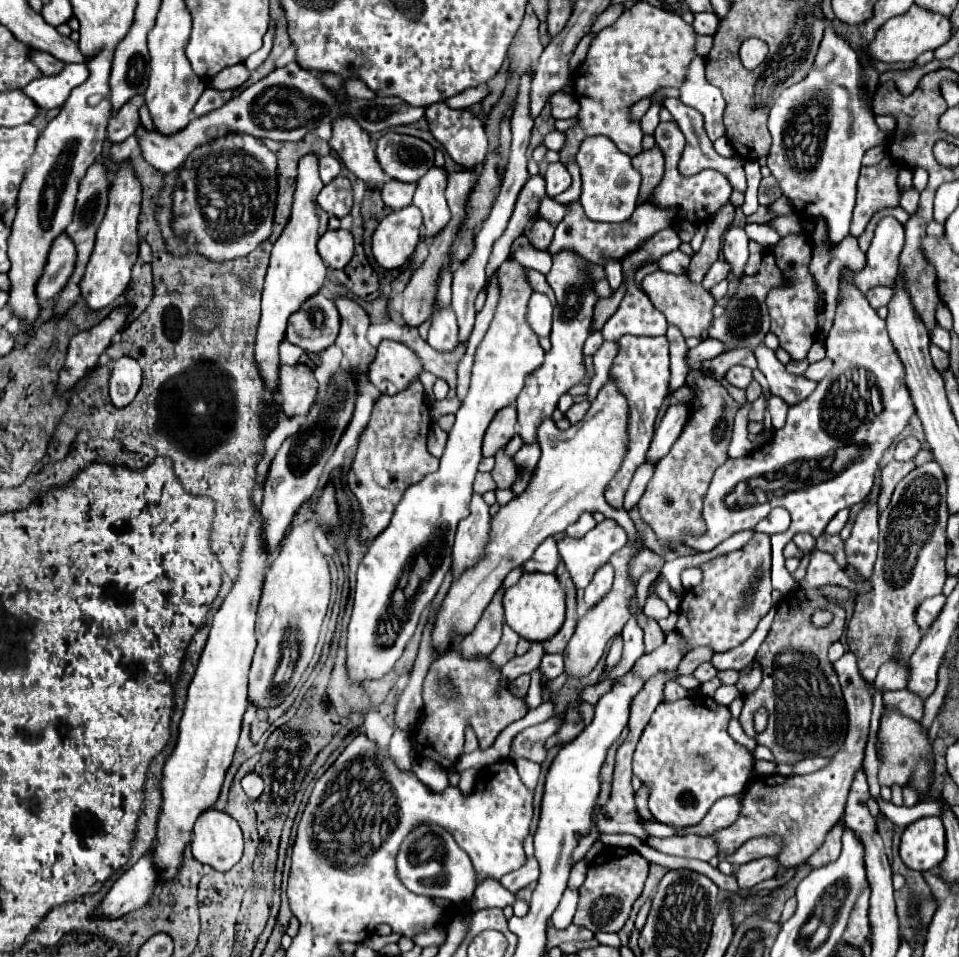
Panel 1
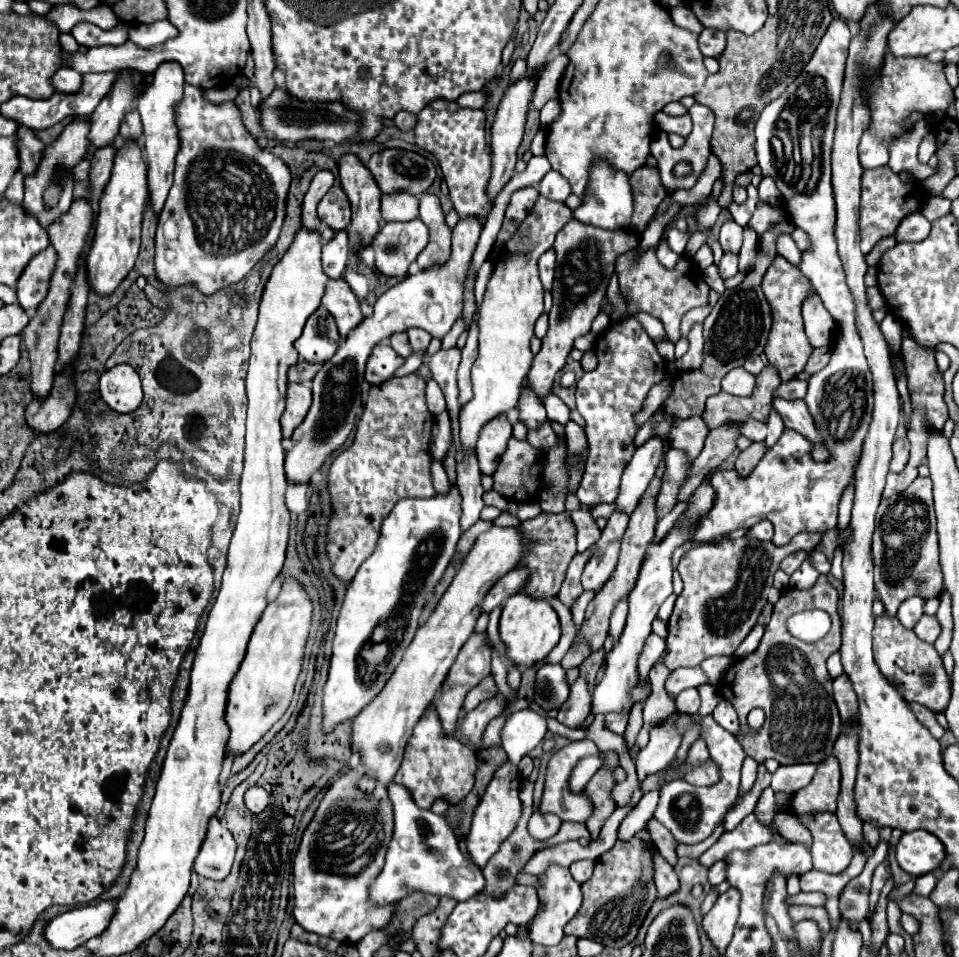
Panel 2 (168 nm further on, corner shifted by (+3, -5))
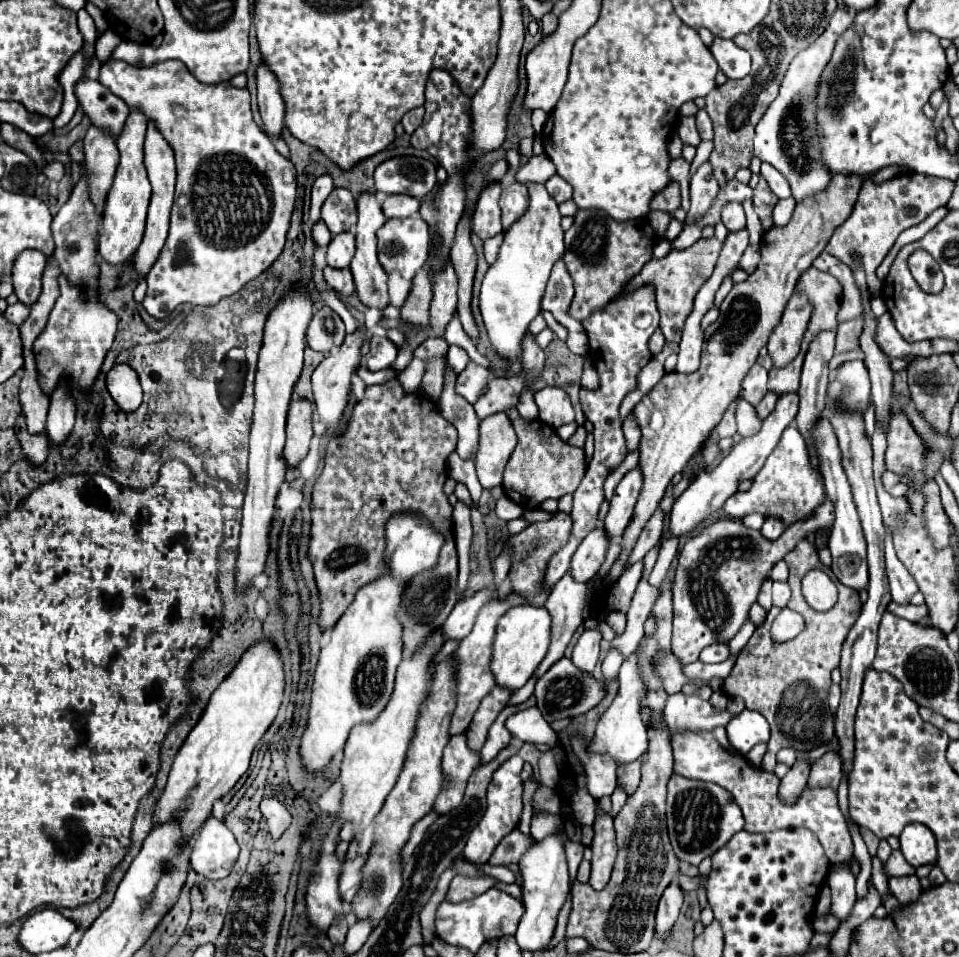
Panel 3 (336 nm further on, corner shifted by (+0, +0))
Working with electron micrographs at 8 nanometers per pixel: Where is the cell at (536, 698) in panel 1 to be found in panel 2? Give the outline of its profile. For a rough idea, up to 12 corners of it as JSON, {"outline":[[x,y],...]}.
{"outline":[[532,709],[512,713],[502,729],[508,761],[520,763],[546,735]]}

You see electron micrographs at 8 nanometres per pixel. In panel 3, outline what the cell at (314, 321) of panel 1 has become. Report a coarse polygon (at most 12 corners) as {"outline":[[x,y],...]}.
{"outline":[[327,306],[313,314],[307,346],[331,352],[345,338],[343,320]]}

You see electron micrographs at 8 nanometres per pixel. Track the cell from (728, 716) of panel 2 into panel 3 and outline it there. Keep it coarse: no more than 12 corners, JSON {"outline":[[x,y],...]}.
{"outline":[[743,710],[727,726],[735,750],[747,754],[769,740],[767,720]]}

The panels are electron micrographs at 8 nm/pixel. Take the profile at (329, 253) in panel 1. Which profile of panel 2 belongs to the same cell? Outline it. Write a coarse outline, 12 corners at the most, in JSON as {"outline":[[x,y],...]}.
{"outline":[[346,231],[322,247],[322,267],[332,279],[342,277],[348,253]]}

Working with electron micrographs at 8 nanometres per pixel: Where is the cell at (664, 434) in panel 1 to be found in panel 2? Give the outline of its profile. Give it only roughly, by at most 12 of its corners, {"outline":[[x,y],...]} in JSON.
{"outline":[[648,439],[624,469],[616,509],[632,515],[662,457]]}

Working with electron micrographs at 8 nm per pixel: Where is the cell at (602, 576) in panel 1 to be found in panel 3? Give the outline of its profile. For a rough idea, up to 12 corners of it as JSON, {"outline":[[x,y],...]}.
{"outline":[[595,528],[577,548],[571,574],[589,582],[605,562],[611,538]]}

